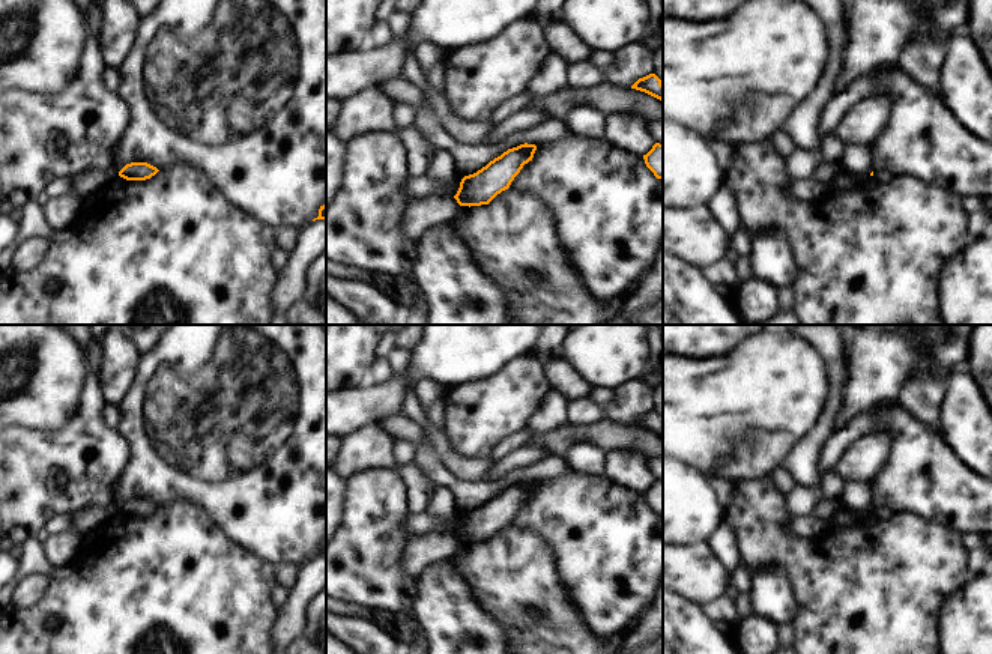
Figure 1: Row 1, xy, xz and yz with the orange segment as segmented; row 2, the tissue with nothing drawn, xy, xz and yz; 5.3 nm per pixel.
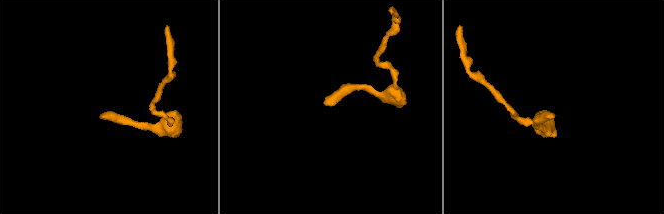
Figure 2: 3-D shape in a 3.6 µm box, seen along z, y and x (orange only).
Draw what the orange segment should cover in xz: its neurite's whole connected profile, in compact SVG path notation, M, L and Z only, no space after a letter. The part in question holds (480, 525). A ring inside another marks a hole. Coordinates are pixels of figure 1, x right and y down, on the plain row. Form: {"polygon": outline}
{"polygon": "M535 481L508 486L473 511L464 513L454 535L460 543L488 541L498 531L508 526L525 501L532 498Z"}

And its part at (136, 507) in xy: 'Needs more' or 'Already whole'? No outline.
Already whole

